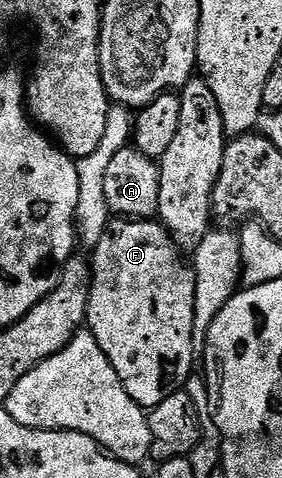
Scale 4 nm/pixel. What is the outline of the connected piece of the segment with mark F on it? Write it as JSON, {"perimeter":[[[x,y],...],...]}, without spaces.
{"perimeter":[[[116,218],[109,223],[108,228],[104,231],[102,238],[98,242],[98,246],[90,256],[92,289],[88,295],[87,331],[91,332],[92,337],[98,342],[98,346],[102,346],[102,354],[106,354],[110,366],[114,366],[114,370],[118,374],[122,386],[126,386],[126,394],[130,394],[130,398],[134,398],[134,402],[138,402],[138,406],[145,410],[150,410],[154,406],[158,406],[158,402],[166,402],[166,398],[170,398],[170,394],[181,391],[187,385],[184,383],[187,382],[188,375],[192,372],[192,359],[197,359],[198,356],[192,345],[192,341],[197,335],[196,327],[198,327],[198,321],[194,314],[196,274],[193,265],[189,261],[187,264],[180,256],[183,256],[181,249],[176,247],[175,240],[166,231],[163,224],[157,222],[155,219],[130,220],[127,218]]]}

